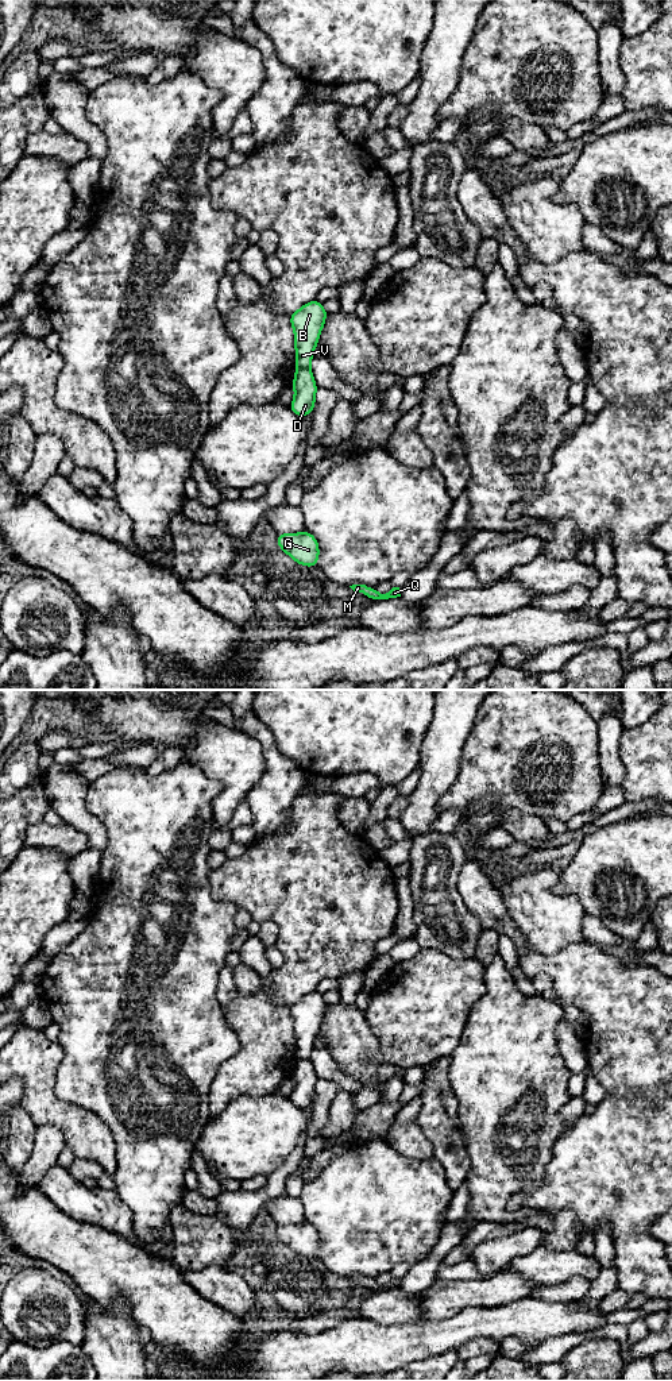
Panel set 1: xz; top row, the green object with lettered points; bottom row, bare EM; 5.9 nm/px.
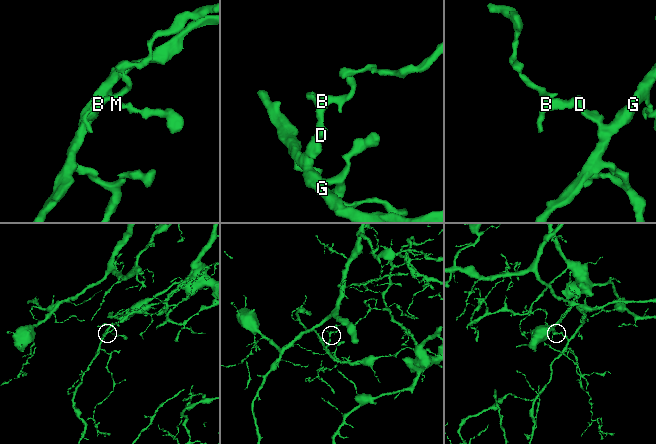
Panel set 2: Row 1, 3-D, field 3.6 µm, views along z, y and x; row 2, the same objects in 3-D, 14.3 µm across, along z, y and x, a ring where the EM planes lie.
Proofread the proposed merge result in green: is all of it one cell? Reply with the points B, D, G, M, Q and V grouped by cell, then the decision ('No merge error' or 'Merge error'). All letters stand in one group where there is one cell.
Groups: B V / D G M Q. Merge error

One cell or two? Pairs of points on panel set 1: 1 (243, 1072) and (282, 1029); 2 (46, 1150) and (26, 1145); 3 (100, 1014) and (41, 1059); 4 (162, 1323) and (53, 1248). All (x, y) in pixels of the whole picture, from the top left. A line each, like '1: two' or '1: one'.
1: one
2: two
3: two
4: one

